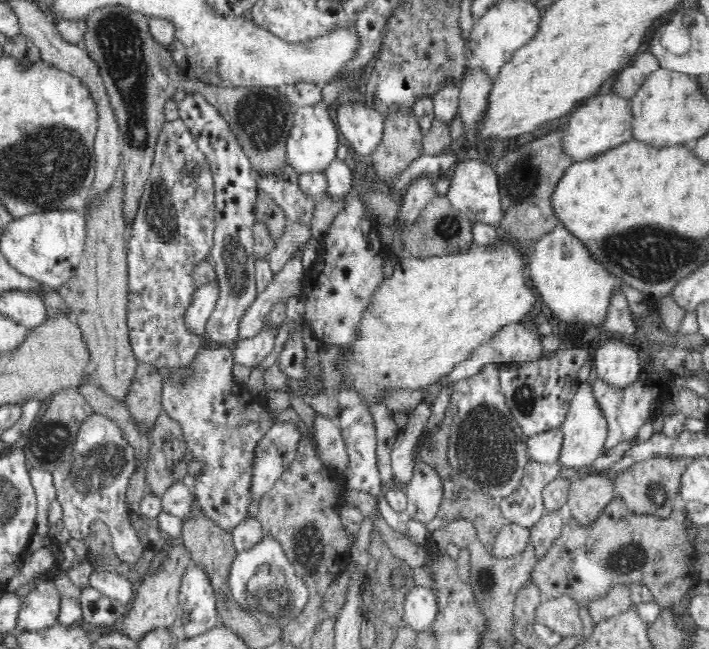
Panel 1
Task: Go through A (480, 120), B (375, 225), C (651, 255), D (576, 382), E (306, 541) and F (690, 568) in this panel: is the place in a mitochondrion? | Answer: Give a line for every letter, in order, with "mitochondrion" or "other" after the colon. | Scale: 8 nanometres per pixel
A: other
B: other
C: mitochondrion
D: other
E: mitochondrion
F: other

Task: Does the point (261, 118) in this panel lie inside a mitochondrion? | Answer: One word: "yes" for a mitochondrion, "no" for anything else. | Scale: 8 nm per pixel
yes

